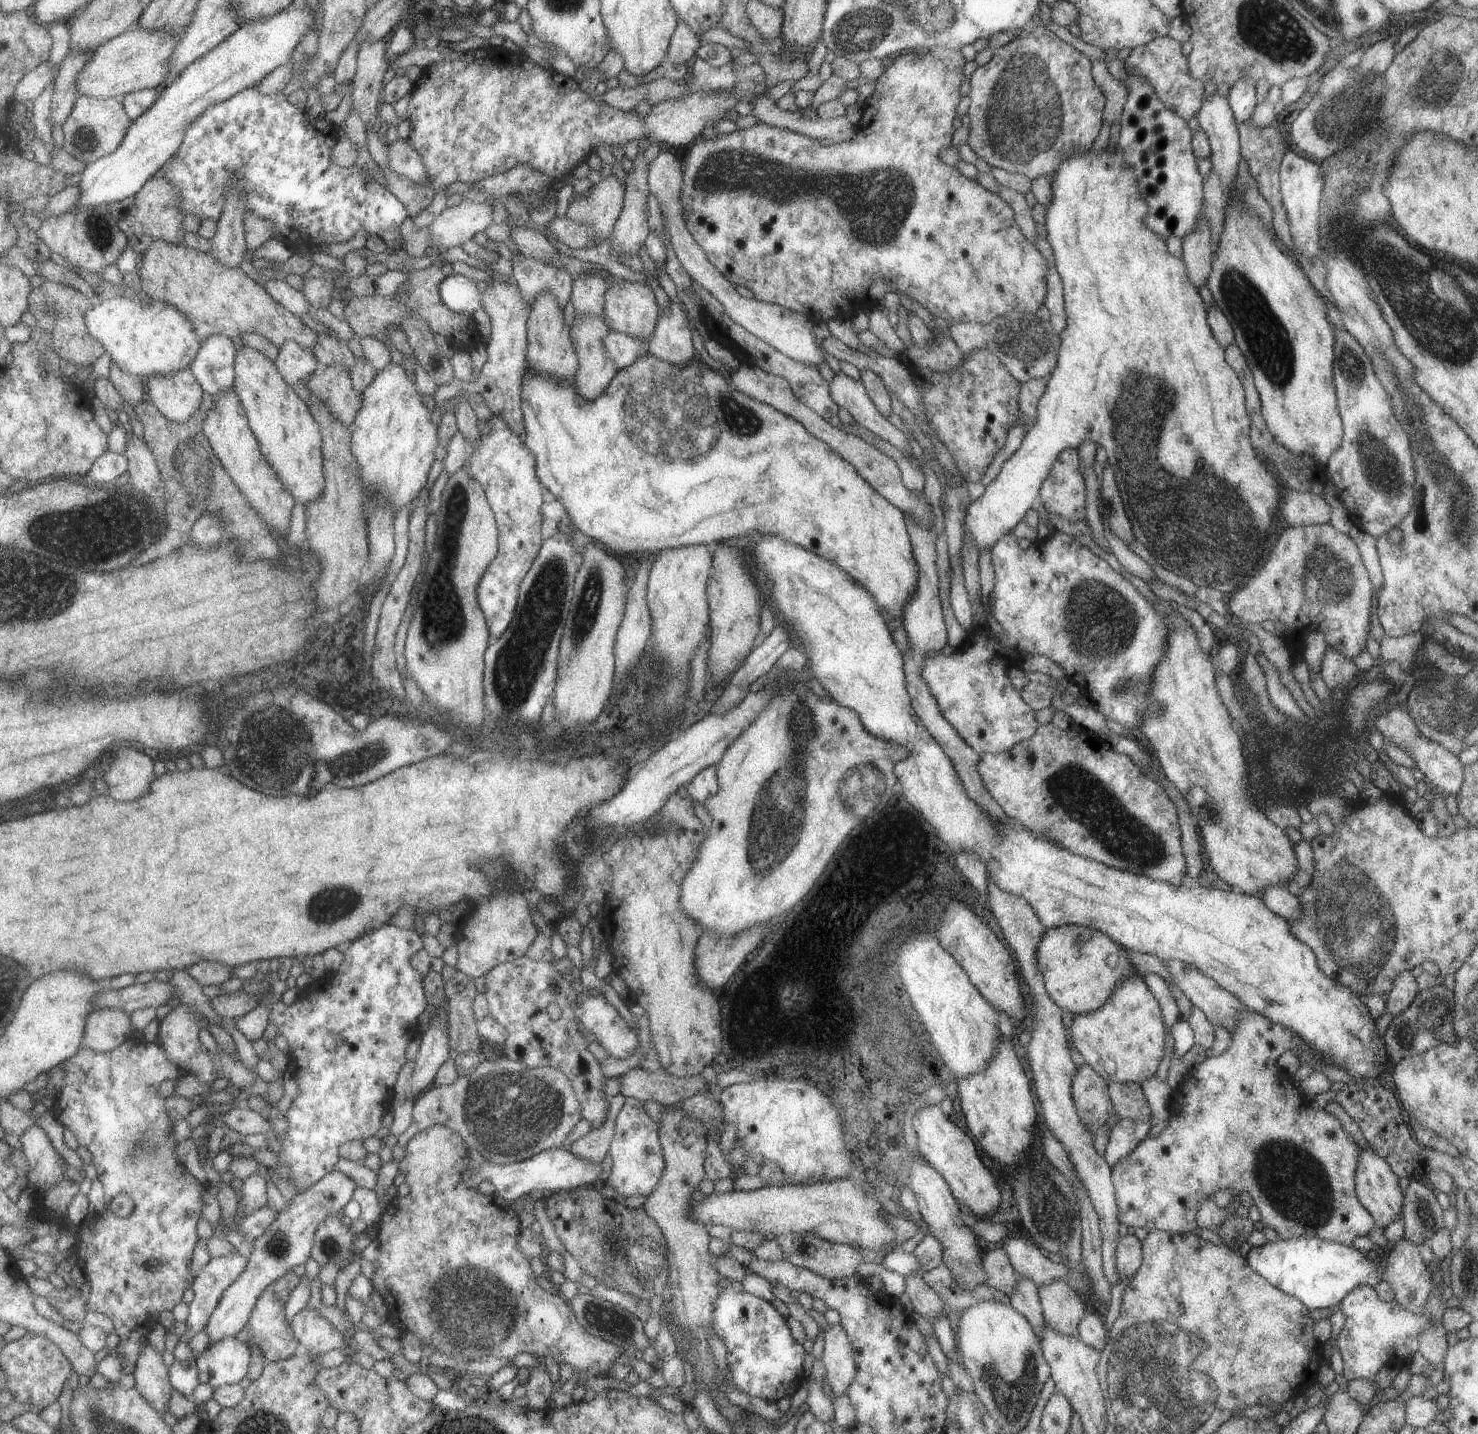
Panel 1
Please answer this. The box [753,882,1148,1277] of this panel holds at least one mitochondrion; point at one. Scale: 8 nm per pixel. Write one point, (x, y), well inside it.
(1052, 1230)

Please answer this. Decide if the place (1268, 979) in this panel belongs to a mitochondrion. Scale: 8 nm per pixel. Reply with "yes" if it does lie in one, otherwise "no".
yes

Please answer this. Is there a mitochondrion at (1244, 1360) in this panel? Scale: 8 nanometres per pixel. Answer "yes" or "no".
no

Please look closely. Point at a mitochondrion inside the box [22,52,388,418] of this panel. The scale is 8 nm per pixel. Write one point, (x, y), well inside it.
(85, 138)

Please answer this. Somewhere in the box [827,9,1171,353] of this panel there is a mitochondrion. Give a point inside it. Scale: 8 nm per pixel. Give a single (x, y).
(1025, 118)

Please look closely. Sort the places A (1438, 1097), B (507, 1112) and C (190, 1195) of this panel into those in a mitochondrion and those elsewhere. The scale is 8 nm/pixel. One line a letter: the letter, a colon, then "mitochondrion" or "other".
A: other
B: mitochondrion
C: other

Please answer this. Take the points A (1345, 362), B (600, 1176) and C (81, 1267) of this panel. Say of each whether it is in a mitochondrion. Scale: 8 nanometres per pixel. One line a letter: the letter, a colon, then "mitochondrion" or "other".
A: mitochondrion
B: other
C: other

